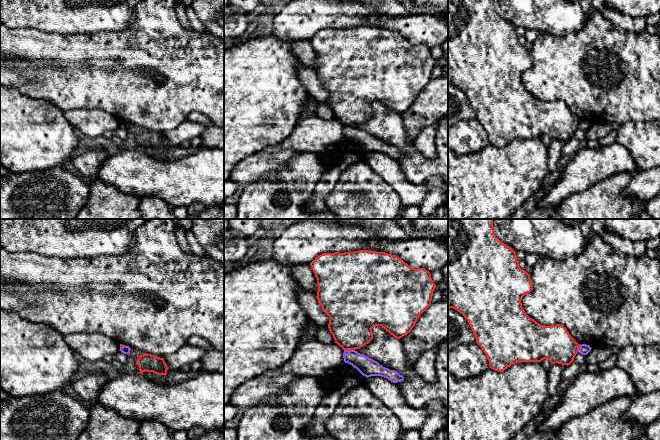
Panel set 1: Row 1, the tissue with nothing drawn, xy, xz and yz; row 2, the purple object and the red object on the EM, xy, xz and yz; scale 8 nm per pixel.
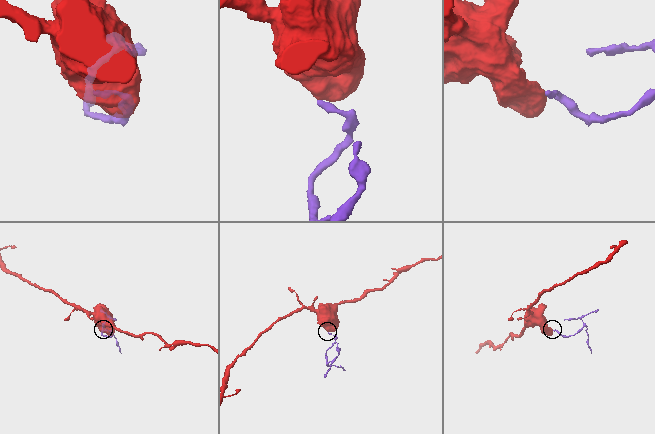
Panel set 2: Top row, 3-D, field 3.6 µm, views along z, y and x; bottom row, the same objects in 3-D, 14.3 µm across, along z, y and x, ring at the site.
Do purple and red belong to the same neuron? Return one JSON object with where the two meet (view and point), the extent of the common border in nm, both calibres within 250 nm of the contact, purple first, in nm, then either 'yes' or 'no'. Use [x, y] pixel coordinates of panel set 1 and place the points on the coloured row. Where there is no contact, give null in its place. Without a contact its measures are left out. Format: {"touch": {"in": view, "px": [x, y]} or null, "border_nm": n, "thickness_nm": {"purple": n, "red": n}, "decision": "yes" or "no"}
{"touch": {"in": "xz", "px": [349, 350]}, "border_nm": 90, "thickness_nm": {"purple": 150, "red": 360}, "decision": "no"}

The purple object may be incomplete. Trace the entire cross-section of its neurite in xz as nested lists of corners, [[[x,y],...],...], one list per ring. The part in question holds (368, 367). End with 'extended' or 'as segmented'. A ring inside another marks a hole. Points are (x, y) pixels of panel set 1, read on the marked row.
[[[344,350],[343,358],[345,363],[352,365],[367,378],[371,376],[381,376],[387,378],[393,383],[404,380],[404,377],[397,371],[385,368],[377,361],[360,354],[355,350]]] | as segmented

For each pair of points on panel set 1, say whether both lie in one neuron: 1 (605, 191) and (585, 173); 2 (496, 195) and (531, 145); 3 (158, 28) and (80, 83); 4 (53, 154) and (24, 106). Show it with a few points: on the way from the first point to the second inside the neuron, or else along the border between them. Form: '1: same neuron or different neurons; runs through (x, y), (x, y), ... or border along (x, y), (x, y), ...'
1: different neurons; border along (618, 172), (576, 194)
2: same neuron; runs through (503, 183), (529, 157)
3: same neuron; runs through (139, 47), (118, 68), (99, 71)
4: same neuron; runs through (41, 142), (25, 126), (25, 118)

